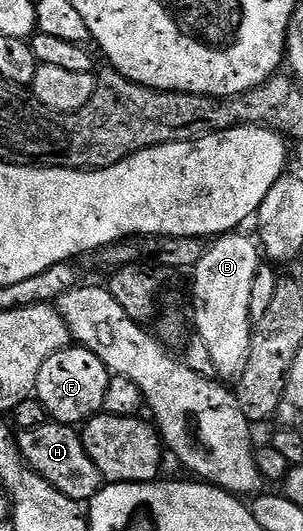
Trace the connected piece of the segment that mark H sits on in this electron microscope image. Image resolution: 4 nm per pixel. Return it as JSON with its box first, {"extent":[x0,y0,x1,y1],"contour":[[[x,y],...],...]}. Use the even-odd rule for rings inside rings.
{"extent":[17,421,104,505],"contour":[[[46,421],[43,427],[34,427],[23,435],[19,434],[17,440],[18,450],[22,452],[27,467],[31,467],[37,475],[42,475],[69,499],[75,499],[78,503],[86,505],[102,490],[104,480],[100,469],[96,469],[92,457],[88,457],[81,434],[73,426]]]}

